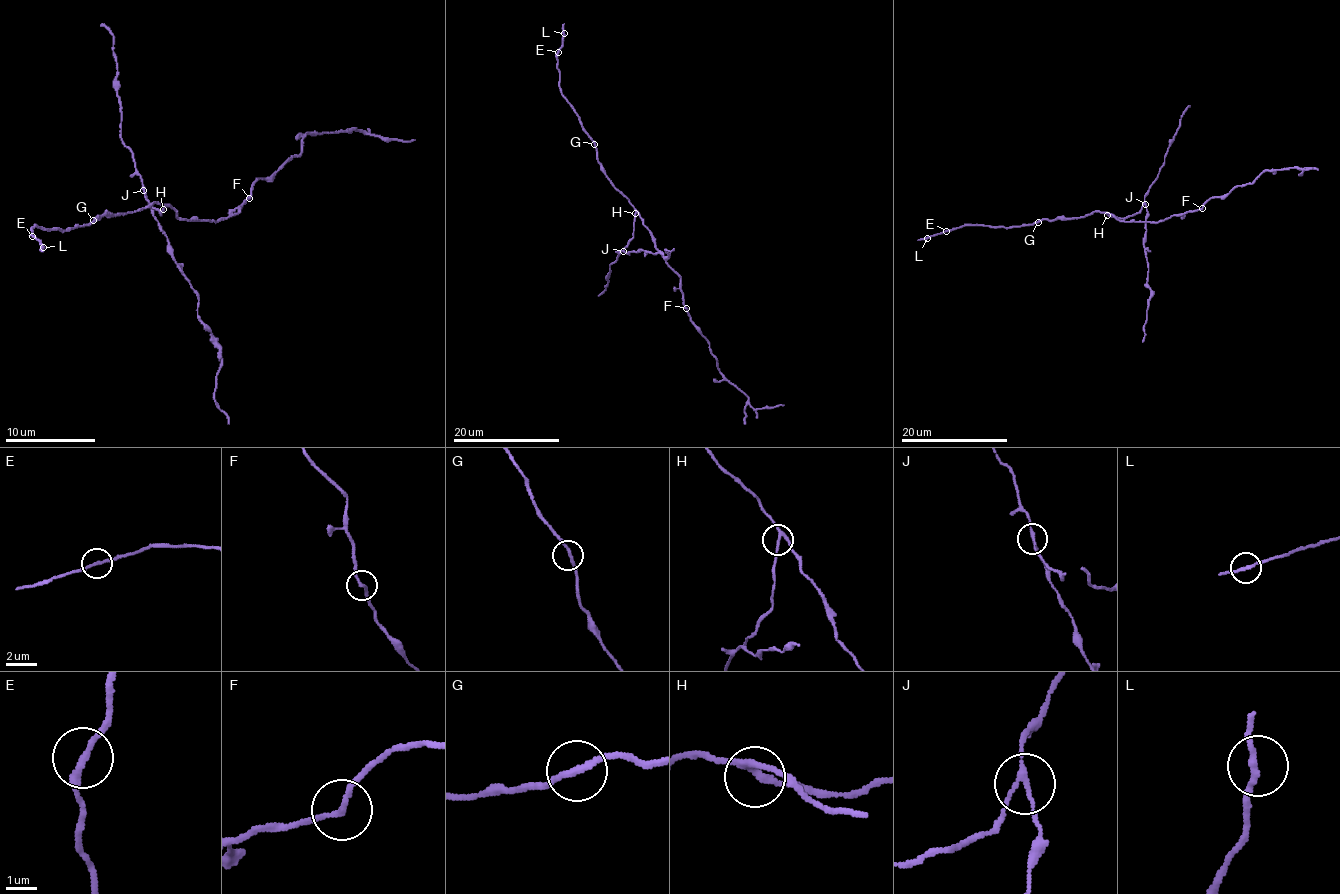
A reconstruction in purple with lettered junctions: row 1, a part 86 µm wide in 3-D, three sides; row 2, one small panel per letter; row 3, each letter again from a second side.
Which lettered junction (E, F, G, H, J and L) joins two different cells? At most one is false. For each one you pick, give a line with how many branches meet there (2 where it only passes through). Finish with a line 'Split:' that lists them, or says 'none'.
J: Branches: 3
Split: J

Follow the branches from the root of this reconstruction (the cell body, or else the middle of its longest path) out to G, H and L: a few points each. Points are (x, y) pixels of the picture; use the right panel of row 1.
G: (1130, 222), (1121, 222), (1110, 214), (1098, 211), (1079, 218), (1038, 222)
H: (1130, 222), (1121, 222), (1107, 215)
L: (1130, 222), (1121, 222), (1110, 214), (1094, 211), (1079, 218), (1042, 219), (1015, 227), (963, 226), (927, 238)

